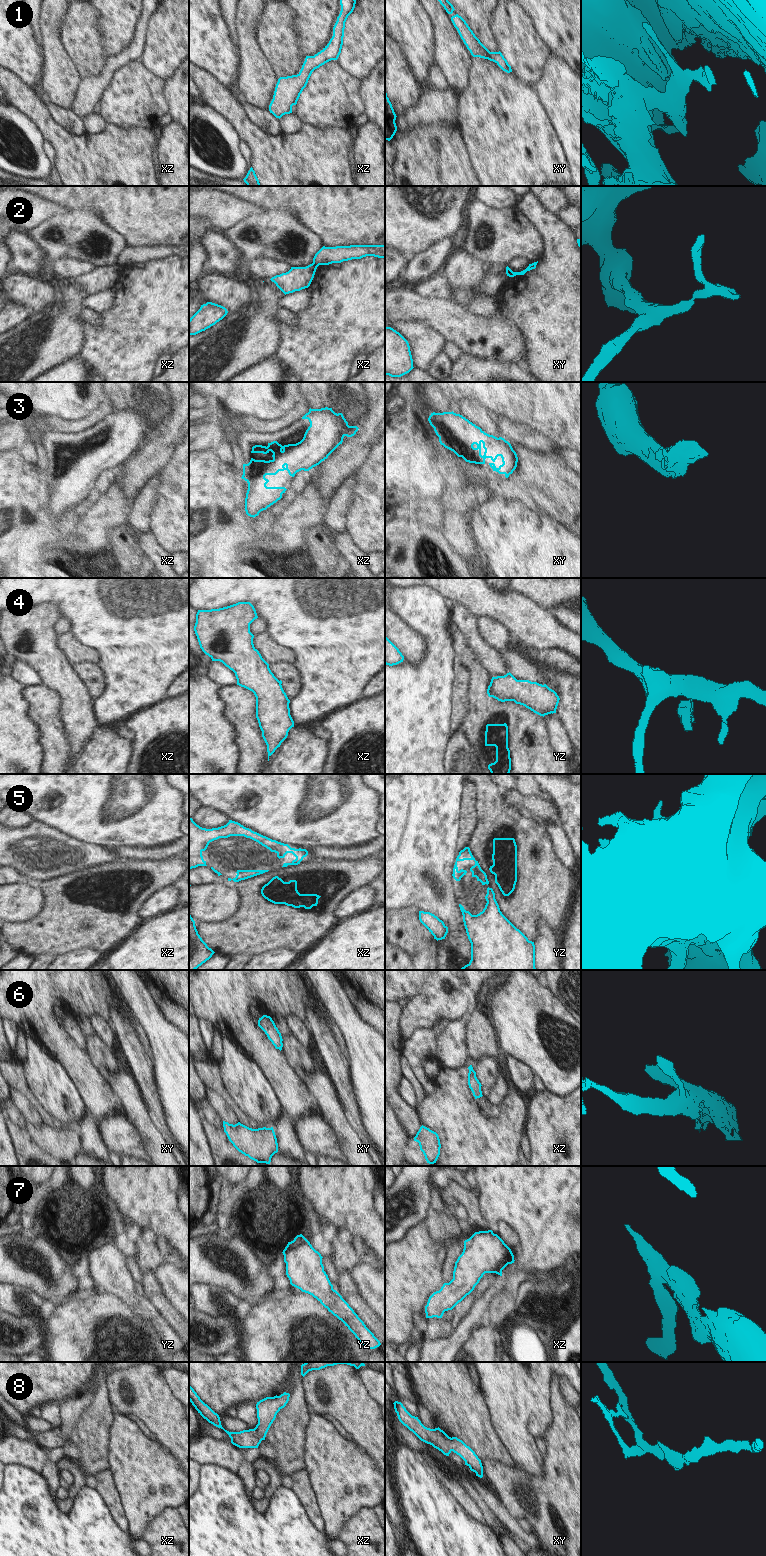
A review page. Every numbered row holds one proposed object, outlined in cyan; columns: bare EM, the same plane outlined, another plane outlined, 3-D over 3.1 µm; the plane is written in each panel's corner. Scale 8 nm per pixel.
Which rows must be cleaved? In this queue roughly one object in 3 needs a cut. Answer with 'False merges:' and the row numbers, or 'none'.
False merges: 2, 4, 5

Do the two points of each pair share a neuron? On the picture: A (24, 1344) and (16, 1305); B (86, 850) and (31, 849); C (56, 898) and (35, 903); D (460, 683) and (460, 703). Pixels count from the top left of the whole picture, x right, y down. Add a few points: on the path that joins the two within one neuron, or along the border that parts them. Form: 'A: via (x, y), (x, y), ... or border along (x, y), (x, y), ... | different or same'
A: via (24, 1334), (18, 1326), (17, 1315) | same
B: via (72, 850), (45, 850) | same
C: border along (37, 886), (43, 895), (43, 908), (30, 920) | different
D: via (460, 688), (460, 698) | same

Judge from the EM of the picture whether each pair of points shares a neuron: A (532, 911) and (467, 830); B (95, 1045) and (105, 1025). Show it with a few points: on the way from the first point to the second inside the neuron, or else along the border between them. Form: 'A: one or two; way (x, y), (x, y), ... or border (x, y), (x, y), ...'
A: two; border (477, 812), (477, 821), (473, 825), (468, 846)
B: two; border (95, 1032), (110, 1048)

